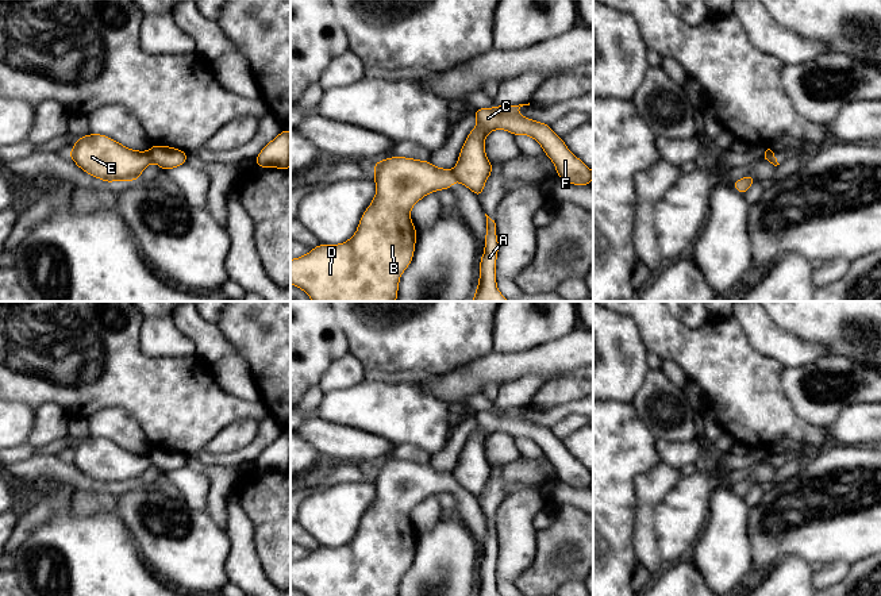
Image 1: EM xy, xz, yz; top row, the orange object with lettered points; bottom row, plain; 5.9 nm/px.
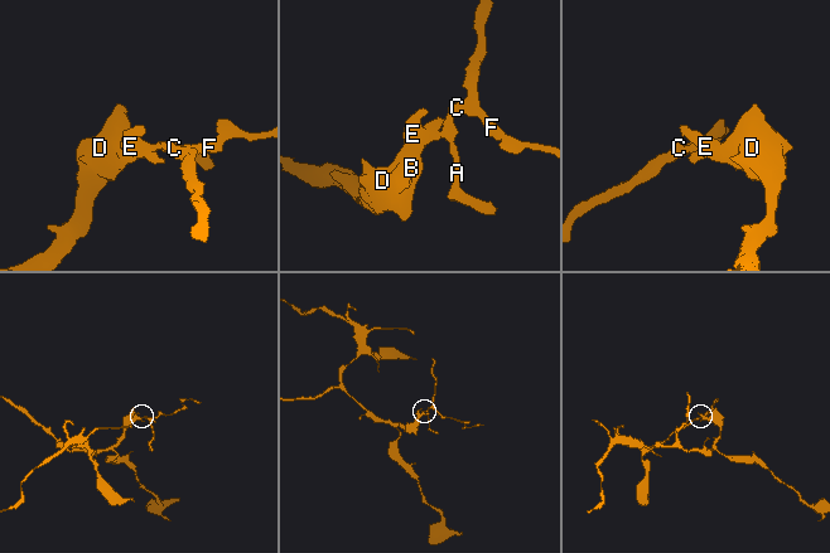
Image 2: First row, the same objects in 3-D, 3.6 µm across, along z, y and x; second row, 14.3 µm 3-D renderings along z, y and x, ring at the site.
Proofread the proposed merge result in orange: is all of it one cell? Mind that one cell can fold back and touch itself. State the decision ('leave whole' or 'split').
split

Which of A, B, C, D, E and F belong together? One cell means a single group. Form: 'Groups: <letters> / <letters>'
Groups: A C F / B D E

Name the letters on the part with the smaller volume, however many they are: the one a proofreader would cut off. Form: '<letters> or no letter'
A, C, F

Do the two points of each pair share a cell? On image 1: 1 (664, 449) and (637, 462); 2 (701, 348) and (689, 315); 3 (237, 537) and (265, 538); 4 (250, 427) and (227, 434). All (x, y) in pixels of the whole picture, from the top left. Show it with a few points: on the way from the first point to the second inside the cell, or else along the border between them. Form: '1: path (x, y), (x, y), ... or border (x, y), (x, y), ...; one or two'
1: border (656, 439), (656, 452), (661, 461); two
2: border (673, 315), (693, 329), (699, 329), (710, 318); two
3: border (242, 508), (252, 523), (253, 545), (262, 568); two
4: path (245, 430), (239, 434), (233, 434); one

